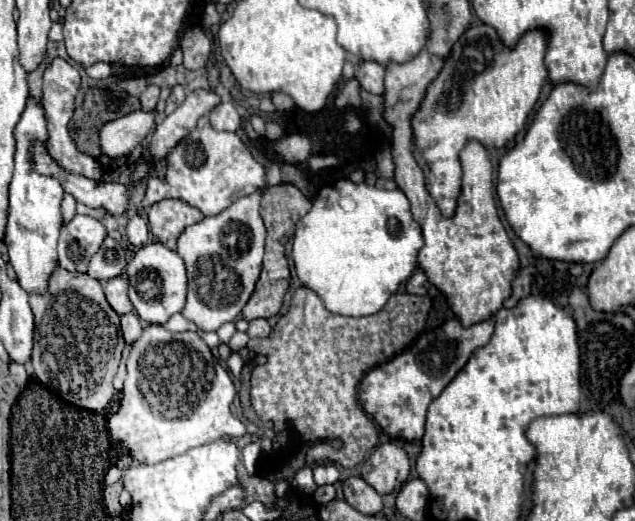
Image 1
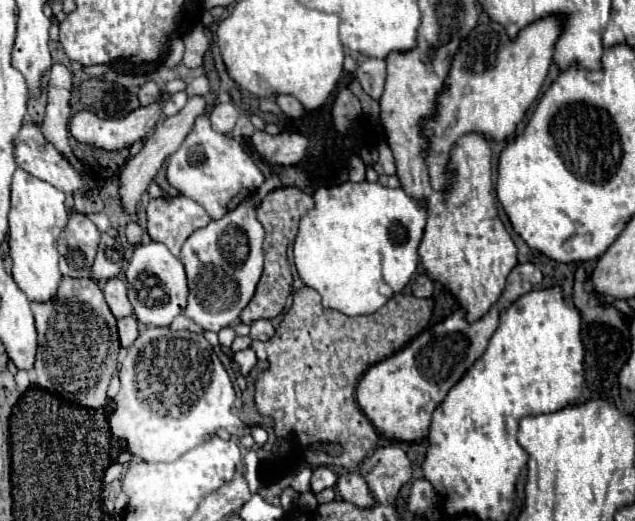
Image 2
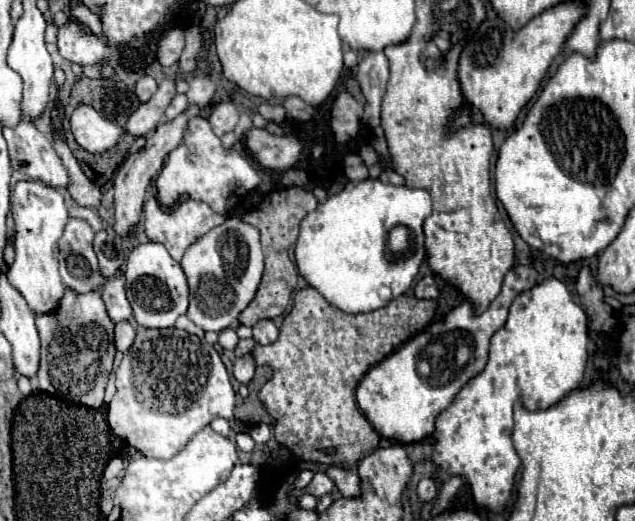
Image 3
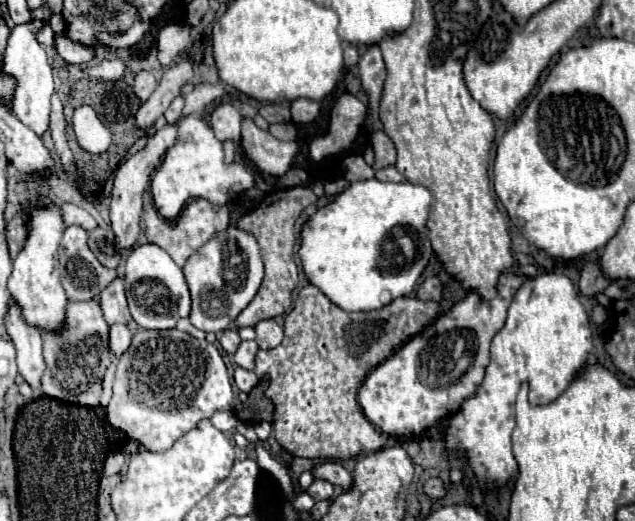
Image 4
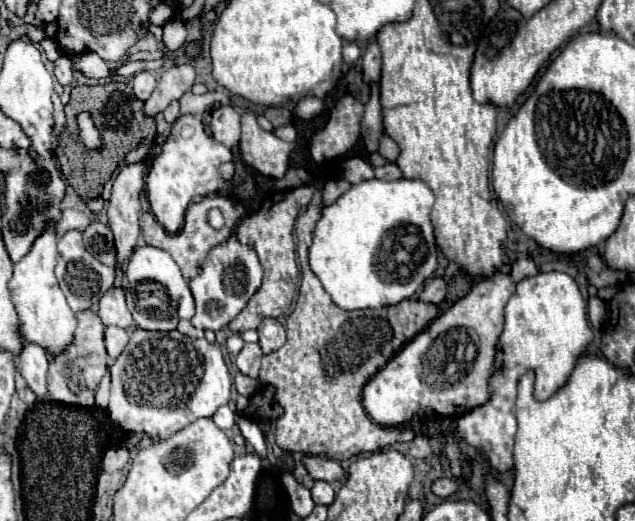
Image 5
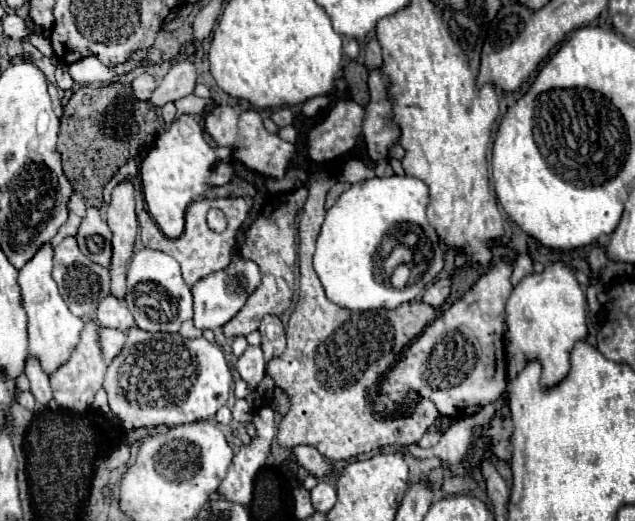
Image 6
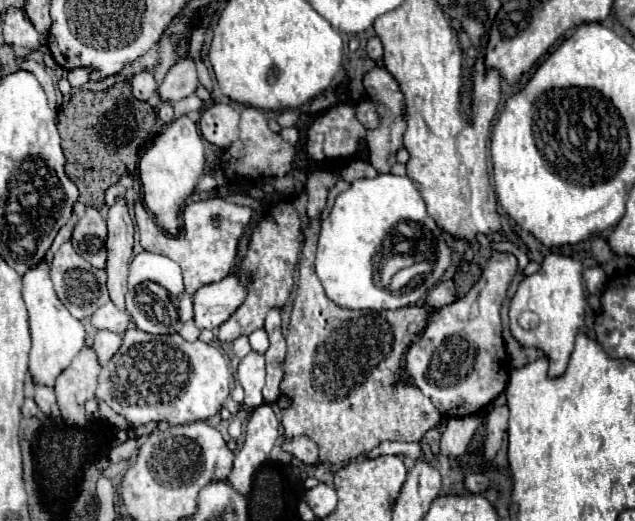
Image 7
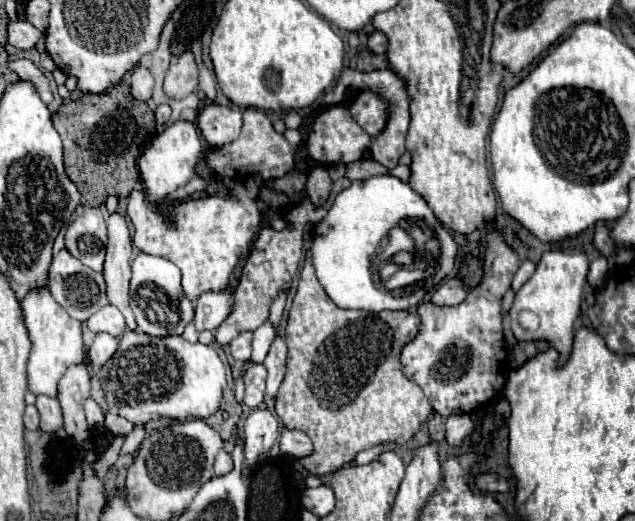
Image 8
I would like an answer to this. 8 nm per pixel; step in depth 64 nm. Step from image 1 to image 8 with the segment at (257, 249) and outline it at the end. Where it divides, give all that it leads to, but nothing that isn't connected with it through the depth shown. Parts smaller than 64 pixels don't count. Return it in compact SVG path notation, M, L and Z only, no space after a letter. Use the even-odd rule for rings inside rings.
M204 292L196 306L194 306L194 326L198 332L202 330L216 330L224 318L230 314L232 308L232 294L224 292Z

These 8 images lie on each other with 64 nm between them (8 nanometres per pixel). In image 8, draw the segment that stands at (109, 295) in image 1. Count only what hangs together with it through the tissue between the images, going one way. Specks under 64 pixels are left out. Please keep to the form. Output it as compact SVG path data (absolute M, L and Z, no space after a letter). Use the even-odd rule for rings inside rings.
M104 306L100 308L96 314L92 314L86 322L88 330L92 330L94 334L98 332L108 332L110 336L114 338L120 338L124 332L126 332L126 322L124 322L124 316L120 314L118 308L114 306Z

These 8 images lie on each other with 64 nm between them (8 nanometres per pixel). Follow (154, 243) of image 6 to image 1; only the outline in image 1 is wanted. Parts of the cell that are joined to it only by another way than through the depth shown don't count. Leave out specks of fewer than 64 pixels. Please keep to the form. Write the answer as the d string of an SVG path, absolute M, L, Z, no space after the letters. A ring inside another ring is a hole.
M174 198L152 204L148 212L152 236L170 250L176 250L176 240L180 238L180 232L184 232L184 228L192 224L198 224L200 220L204 220L204 214L198 208L192 208L192 204L184 204L184 200Z

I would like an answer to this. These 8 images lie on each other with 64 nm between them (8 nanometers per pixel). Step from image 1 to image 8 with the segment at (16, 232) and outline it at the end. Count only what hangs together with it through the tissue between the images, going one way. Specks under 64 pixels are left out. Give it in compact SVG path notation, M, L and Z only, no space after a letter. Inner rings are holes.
M40 288L30 292L22 300L24 324L28 328L28 336L32 342L30 358L28 358L28 388L34 396L58 396L58 382L64 372L80 364L82 360L82 324L68 316L68 312L52 298L48 288Z

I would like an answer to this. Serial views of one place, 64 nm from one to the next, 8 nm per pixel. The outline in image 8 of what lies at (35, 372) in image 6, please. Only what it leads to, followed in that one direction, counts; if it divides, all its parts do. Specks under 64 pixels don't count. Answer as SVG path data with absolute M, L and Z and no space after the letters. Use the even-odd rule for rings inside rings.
M38 396L36 408L40 412L40 428L44 428L44 432L60 432L62 430L64 422L62 422L60 404L58 404L56 398Z

